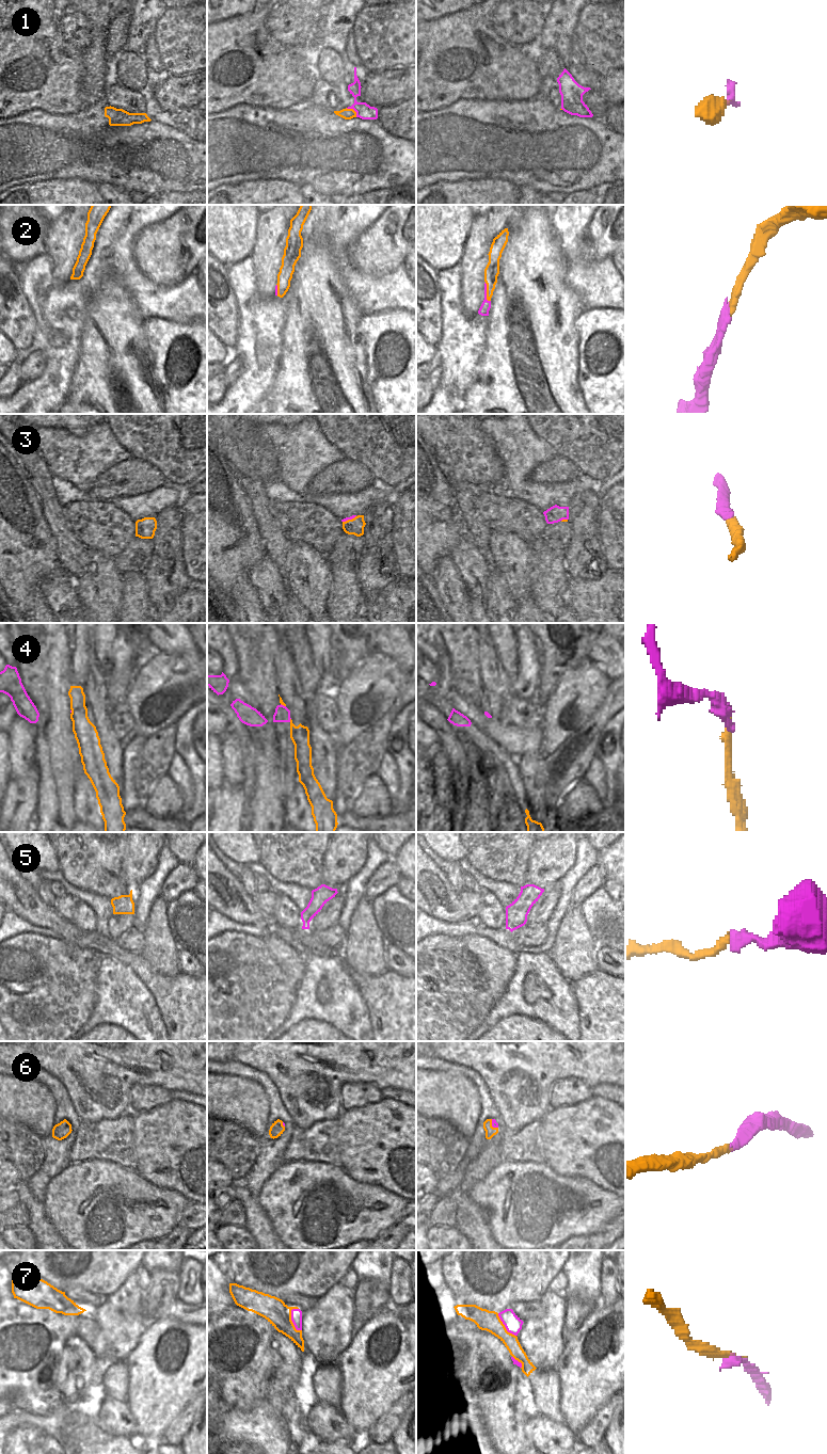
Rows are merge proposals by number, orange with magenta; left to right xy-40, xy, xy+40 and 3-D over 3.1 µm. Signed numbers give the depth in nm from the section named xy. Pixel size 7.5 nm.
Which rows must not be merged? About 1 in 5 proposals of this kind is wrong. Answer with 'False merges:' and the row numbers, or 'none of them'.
False merges: 4

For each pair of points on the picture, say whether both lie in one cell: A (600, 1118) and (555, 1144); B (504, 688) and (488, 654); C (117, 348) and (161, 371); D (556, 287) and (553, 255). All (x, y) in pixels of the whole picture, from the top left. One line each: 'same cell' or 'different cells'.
A: same cell
B: same cell
C: different cells
D: same cell

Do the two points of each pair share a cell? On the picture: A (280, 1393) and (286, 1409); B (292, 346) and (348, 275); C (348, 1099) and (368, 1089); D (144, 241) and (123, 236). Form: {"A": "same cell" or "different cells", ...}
{"A": "different cells", "B": "different cells", "C": "same cell", "D": "different cells"}

